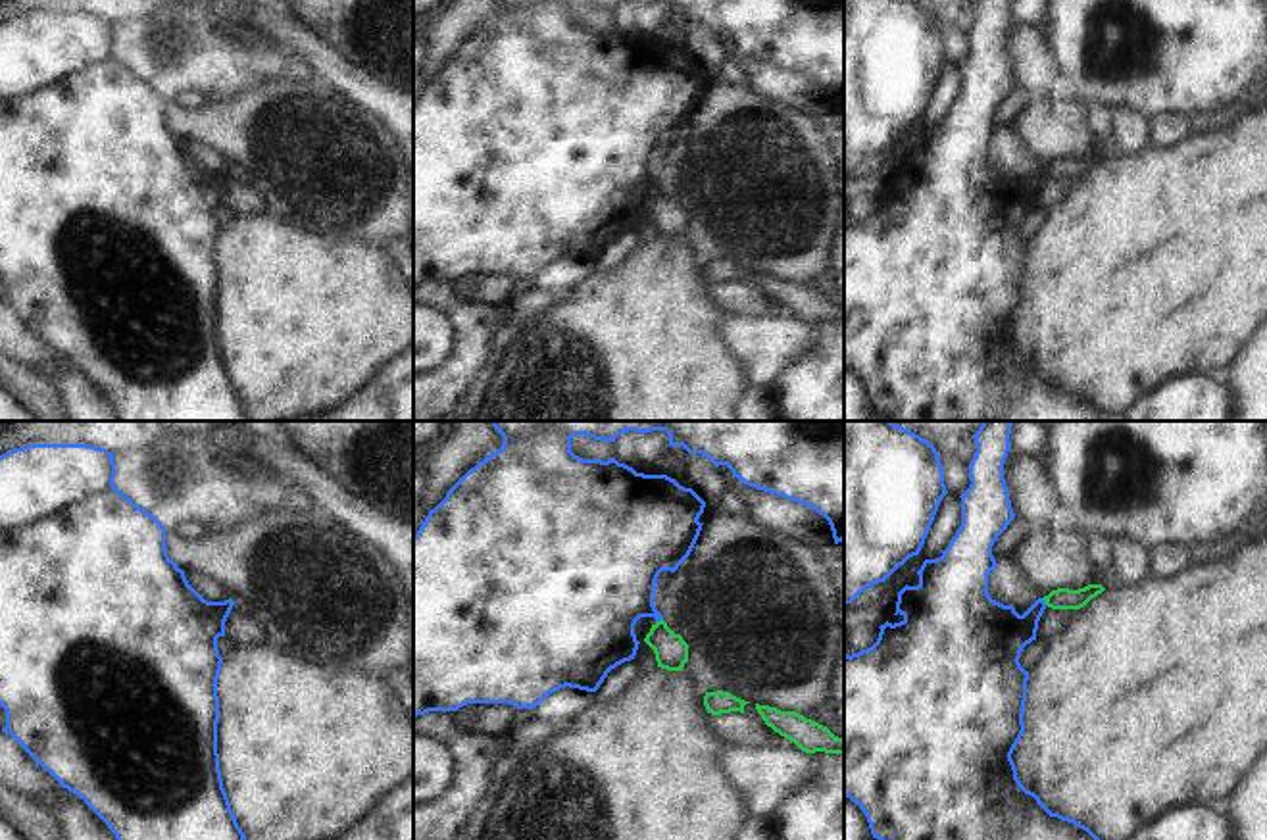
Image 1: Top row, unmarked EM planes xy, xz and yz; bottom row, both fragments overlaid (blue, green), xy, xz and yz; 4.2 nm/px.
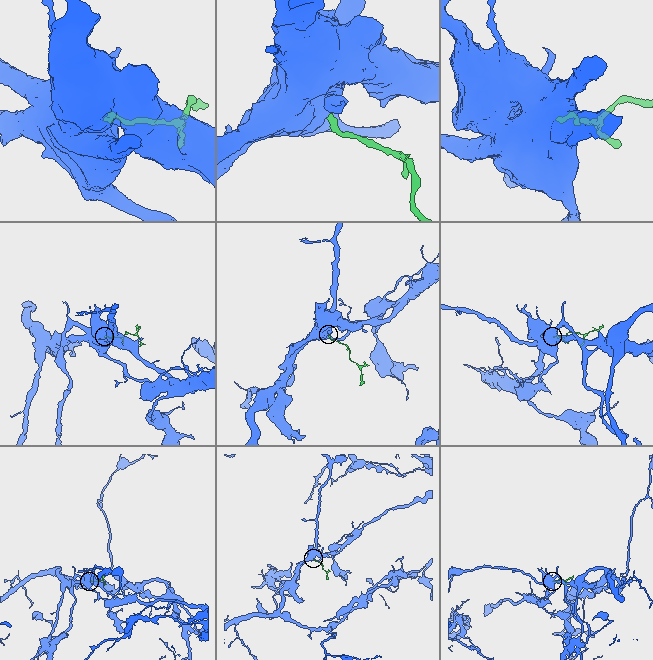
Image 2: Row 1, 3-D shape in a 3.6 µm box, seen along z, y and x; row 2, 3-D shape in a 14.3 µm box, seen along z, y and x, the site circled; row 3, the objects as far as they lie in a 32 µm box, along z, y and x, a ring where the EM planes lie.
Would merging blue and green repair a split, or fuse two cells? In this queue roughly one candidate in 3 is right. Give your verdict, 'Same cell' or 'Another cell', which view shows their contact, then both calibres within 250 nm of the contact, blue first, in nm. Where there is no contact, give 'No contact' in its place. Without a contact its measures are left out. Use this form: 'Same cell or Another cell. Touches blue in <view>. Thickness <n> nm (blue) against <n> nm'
Another cell. Touches blue in xz. Thickness 380 nm (blue) against 140 nm.

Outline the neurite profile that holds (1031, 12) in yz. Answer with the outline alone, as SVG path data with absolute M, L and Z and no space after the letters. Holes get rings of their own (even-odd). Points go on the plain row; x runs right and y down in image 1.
M1011 0L1011 17L1019 23L1042 25L1050 0Z

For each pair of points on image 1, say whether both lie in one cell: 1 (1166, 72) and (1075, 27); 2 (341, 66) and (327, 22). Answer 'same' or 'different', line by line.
1: same
2: different

